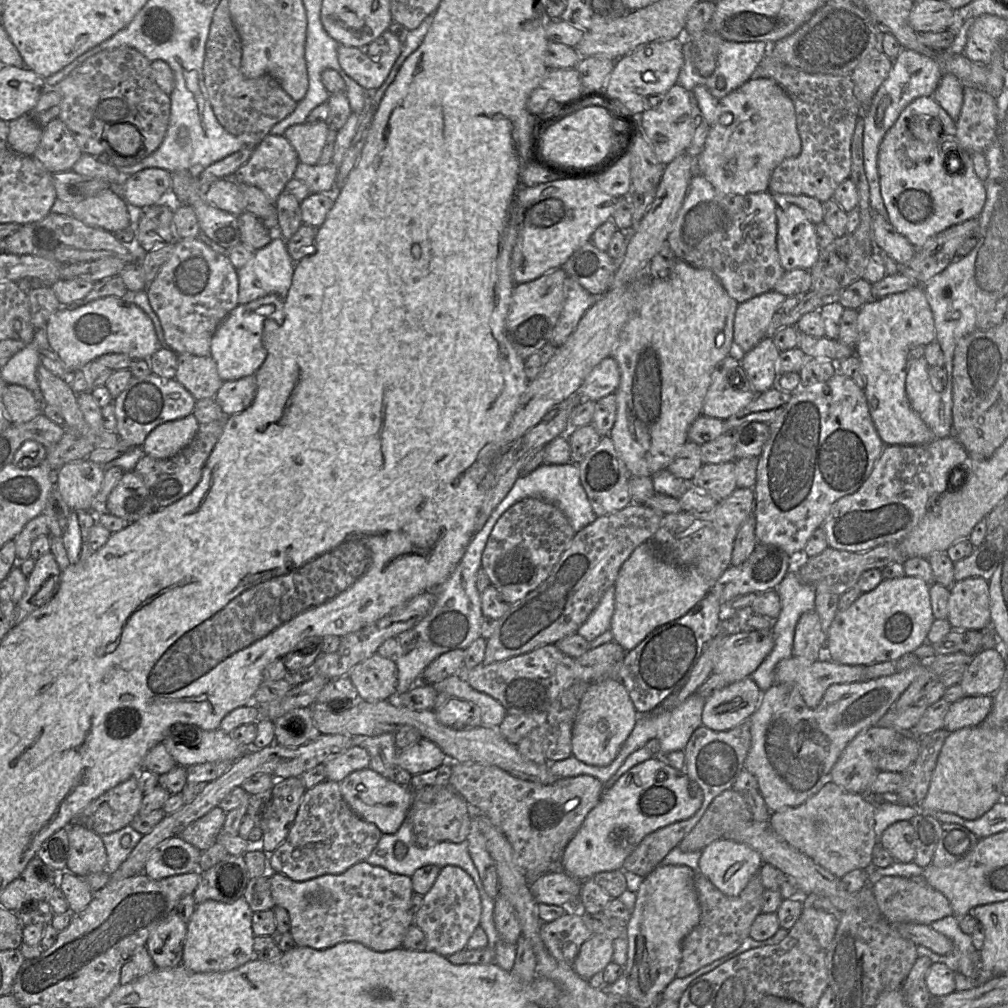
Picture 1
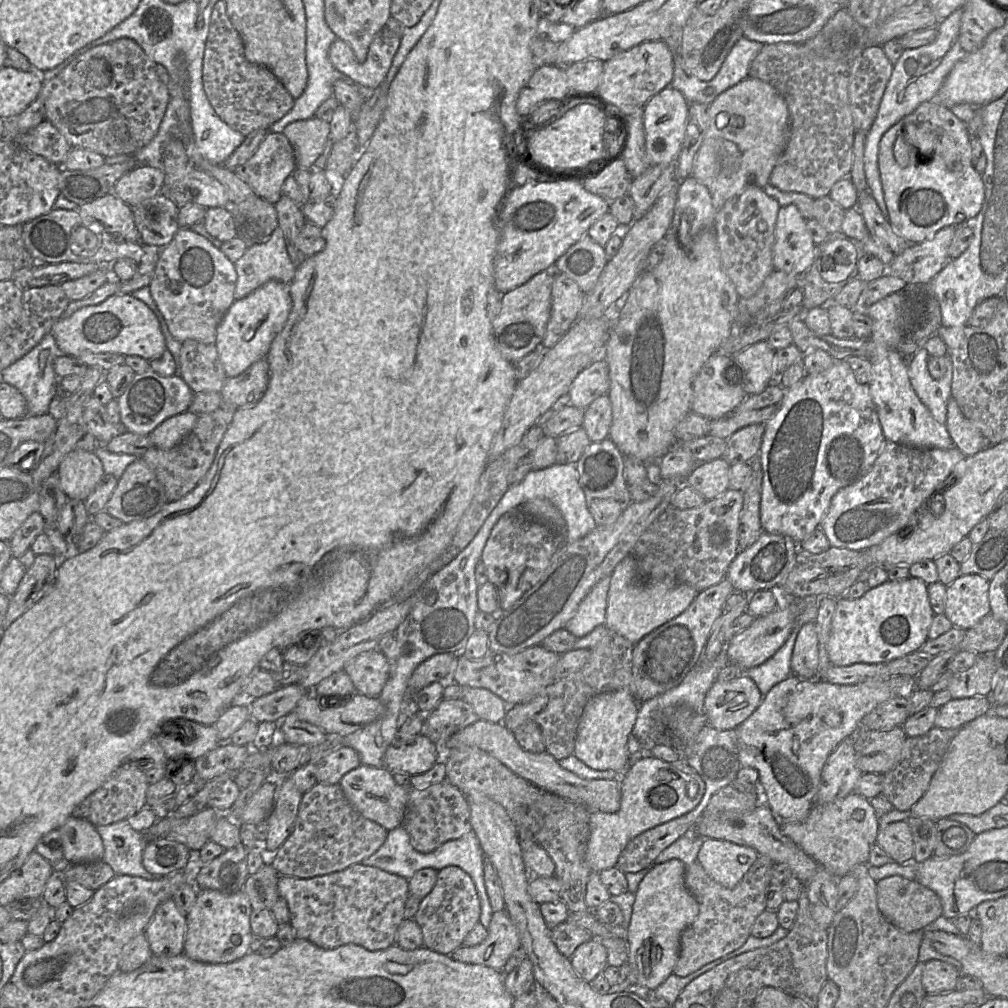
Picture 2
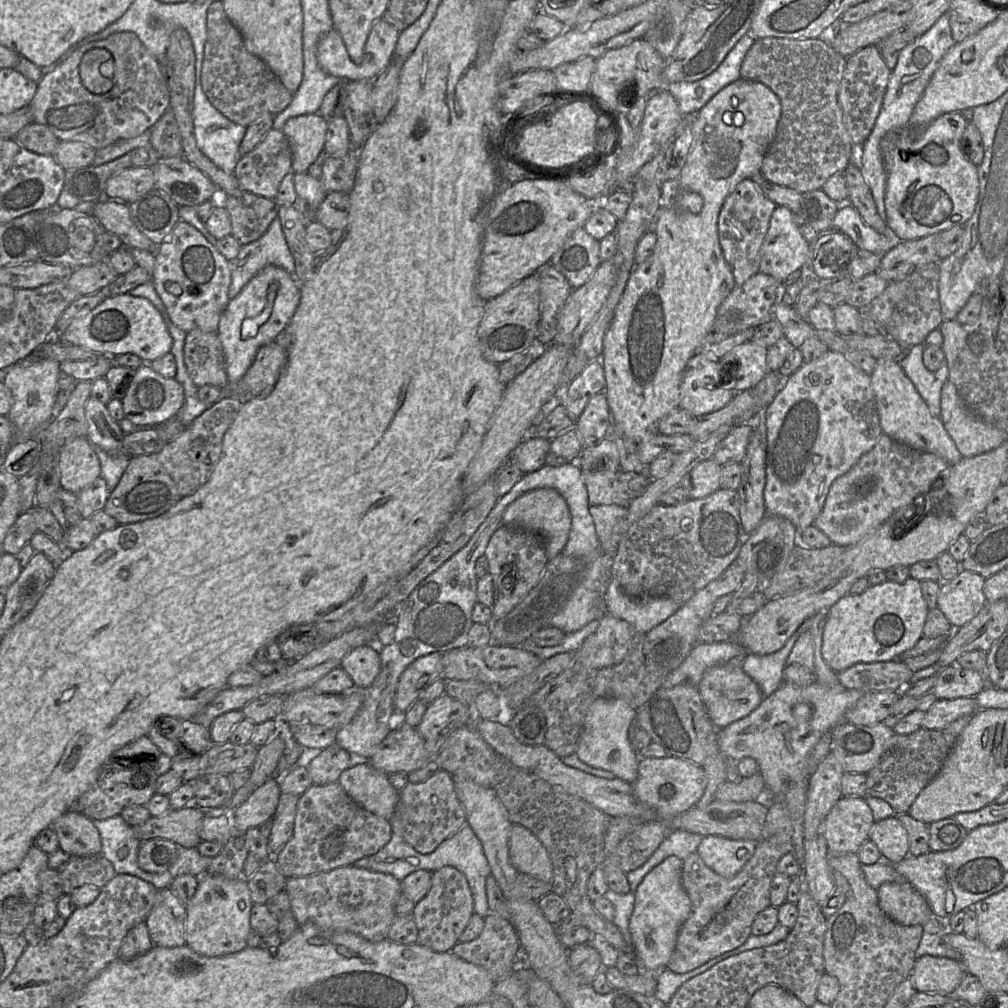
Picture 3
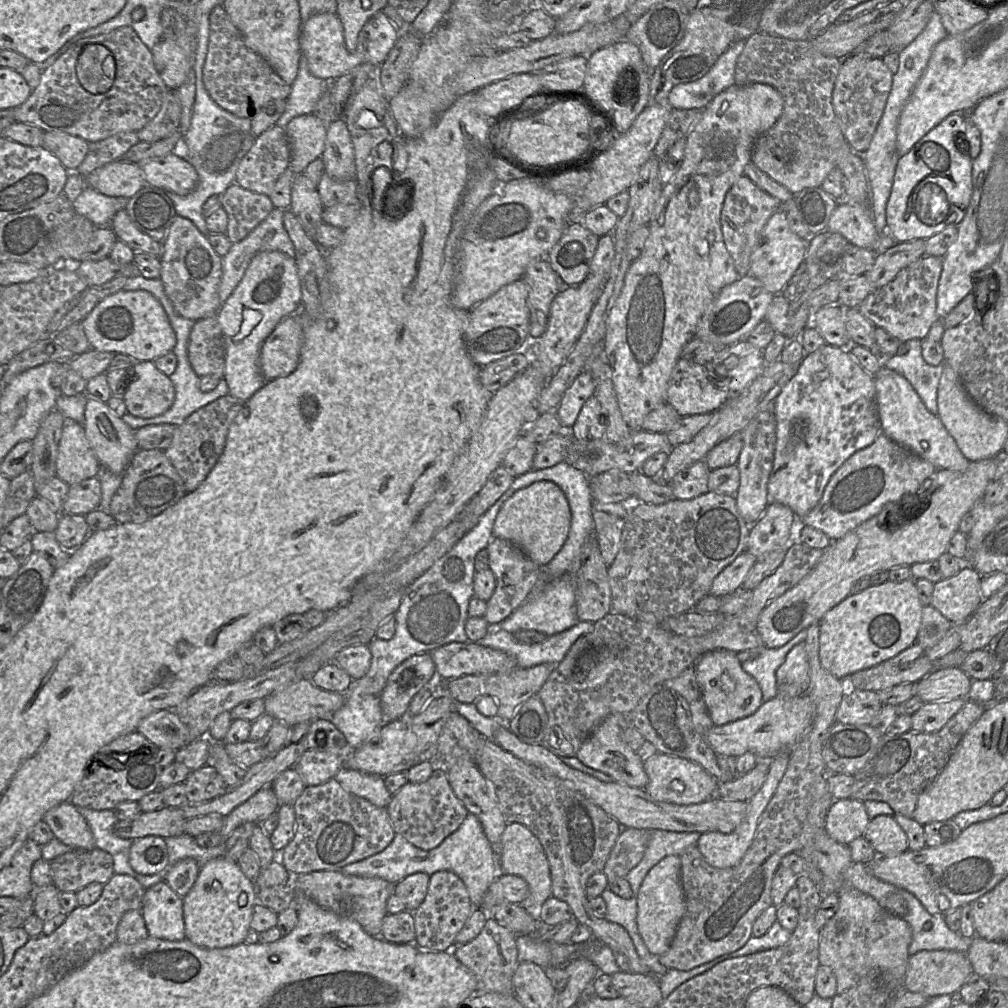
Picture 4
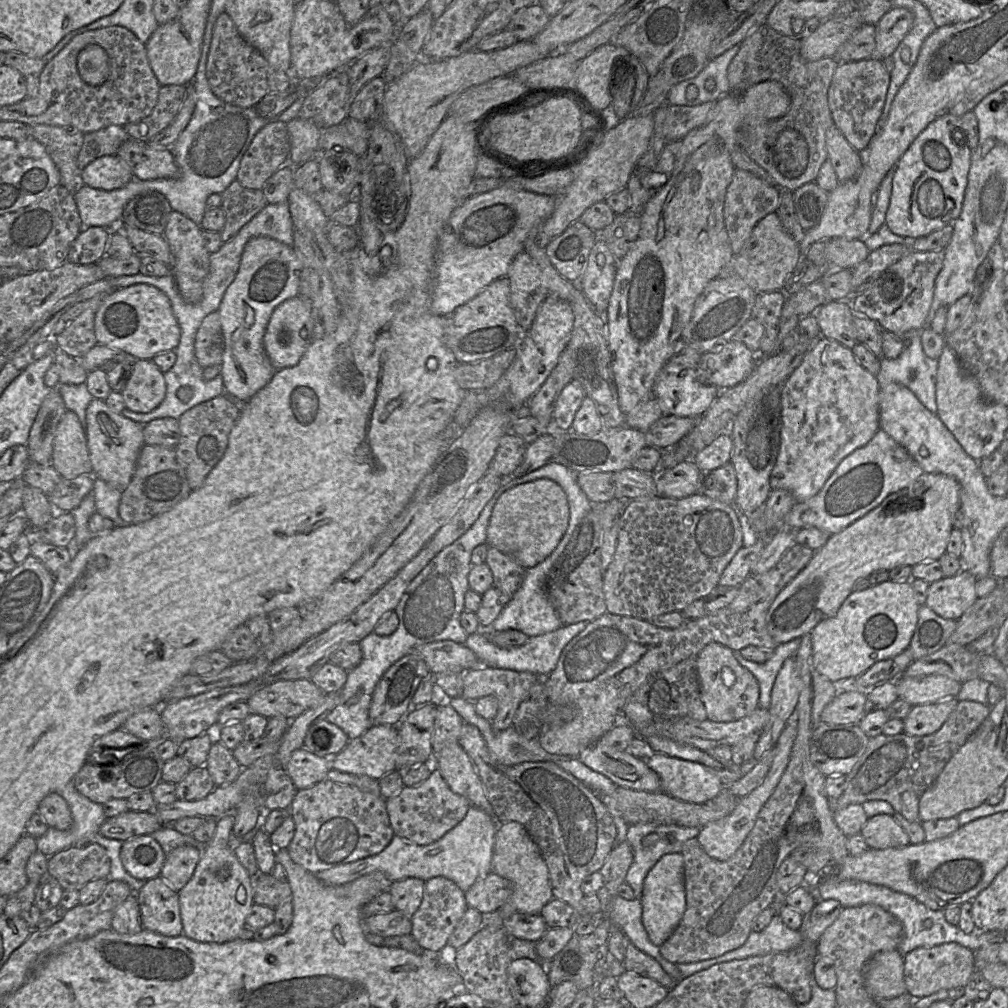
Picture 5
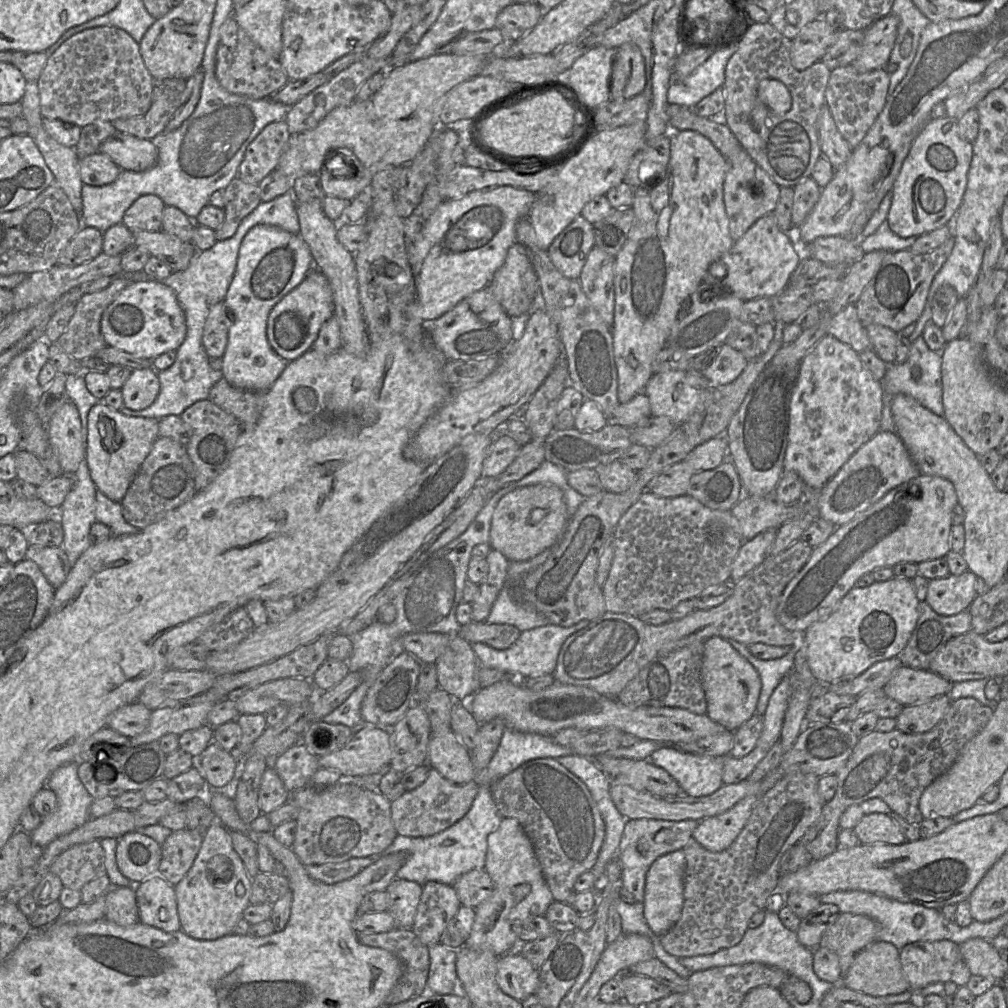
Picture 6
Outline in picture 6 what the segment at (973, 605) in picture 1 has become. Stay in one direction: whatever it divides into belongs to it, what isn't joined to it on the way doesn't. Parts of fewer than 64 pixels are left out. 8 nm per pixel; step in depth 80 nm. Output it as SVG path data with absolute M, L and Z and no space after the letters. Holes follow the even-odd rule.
M966 570L960 575L948 574L943 578L928 580L925 602L934 612L943 616L951 616L963 610L968 610L970 604L977 595L974 588L975 579L975 574Z

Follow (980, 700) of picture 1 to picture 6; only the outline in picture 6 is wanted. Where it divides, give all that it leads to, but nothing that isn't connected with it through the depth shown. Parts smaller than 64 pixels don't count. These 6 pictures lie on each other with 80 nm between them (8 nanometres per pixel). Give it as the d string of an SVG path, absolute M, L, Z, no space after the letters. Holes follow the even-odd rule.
M939 695L903 707L895 718L896 728L906 734L919 734L930 731L942 719L951 703L947 695Z

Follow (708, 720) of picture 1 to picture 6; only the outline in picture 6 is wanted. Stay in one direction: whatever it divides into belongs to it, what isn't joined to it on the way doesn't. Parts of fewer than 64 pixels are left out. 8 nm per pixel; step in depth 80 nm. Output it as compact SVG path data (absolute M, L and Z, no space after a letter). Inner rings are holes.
M713 636L704 642L701 683L707 702L706 715L727 730L735 732L756 712L761 691L759 674L728 640Z

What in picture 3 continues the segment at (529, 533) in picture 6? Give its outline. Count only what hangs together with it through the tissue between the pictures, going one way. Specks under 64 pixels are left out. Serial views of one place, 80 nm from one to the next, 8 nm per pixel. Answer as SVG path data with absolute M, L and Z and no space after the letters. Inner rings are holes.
M553 488L529 491L512 502L504 512L503 525L523 528L540 535L545 544L547 559L560 554L569 538L571 513L565 498Z

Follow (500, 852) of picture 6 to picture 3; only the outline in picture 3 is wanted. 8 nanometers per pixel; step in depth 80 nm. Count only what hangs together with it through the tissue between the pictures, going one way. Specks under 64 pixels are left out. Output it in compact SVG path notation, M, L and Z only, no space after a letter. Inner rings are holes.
M513 825L509 837L509 856L520 874L527 874L552 885L552 862L545 847L527 828Z

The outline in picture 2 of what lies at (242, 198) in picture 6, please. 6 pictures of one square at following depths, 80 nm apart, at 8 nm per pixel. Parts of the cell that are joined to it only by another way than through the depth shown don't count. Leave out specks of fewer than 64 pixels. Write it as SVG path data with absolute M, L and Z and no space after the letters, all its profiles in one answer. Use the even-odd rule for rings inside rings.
M252 196L226 208L234 216L237 237L244 240L247 246L266 241L278 227L275 205L259 196Z

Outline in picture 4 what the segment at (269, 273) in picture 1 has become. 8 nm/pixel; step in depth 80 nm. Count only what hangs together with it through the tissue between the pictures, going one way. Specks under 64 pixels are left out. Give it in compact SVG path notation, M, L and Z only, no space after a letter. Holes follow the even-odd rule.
M274 208L269 215L255 227L243 240L233 243L228 253L222 257L222 278L219 286L219 299L221 304L235 290L252 258L264 251L280 251L295 258L294 245L284 227L283 216L286 209Z

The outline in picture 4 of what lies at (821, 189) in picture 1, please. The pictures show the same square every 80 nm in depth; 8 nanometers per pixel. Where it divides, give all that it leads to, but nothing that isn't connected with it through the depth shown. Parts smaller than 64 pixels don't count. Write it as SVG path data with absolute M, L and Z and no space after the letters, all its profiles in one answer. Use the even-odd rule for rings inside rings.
M760 31L745 42L737 59L735 84L763 83L774 87L783 98L783 111L776 123L755 141L751 161L771 179L792 194L805 188L820 187L827 175L836 168L839 151L847 143L832 104L832 93L842 60L819 52L811 40L790 40Z

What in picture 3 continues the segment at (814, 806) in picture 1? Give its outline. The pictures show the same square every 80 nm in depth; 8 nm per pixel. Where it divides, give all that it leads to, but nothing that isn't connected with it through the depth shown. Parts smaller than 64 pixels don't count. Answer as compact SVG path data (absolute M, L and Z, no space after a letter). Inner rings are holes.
M841 797L823 821L823 834L831 852L857 853L869 839L875 821L862 797Z

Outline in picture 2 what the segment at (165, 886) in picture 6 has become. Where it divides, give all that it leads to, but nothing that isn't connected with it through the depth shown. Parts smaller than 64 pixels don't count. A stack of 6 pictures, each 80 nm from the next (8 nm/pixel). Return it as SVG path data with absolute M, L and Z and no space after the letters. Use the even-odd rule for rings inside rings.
M173 898L162 902L155 910L145 935L153 955L173 957L184 950L187 920Z

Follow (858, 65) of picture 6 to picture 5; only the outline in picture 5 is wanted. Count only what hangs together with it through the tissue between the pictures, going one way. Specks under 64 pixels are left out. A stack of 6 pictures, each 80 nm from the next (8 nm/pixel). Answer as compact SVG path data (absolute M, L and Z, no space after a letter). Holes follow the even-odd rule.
M892 7L875 25L876 46L869 59L882 61L892 55L913 25L913 14L905 8Z

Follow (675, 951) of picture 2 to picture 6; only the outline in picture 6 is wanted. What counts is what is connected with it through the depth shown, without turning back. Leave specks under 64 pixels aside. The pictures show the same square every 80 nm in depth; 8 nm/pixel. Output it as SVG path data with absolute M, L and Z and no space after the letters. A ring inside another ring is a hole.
M682 850L659 857L650 867L645 883L644 917L653 933L661 937L679 920L684 903L685 853Z

